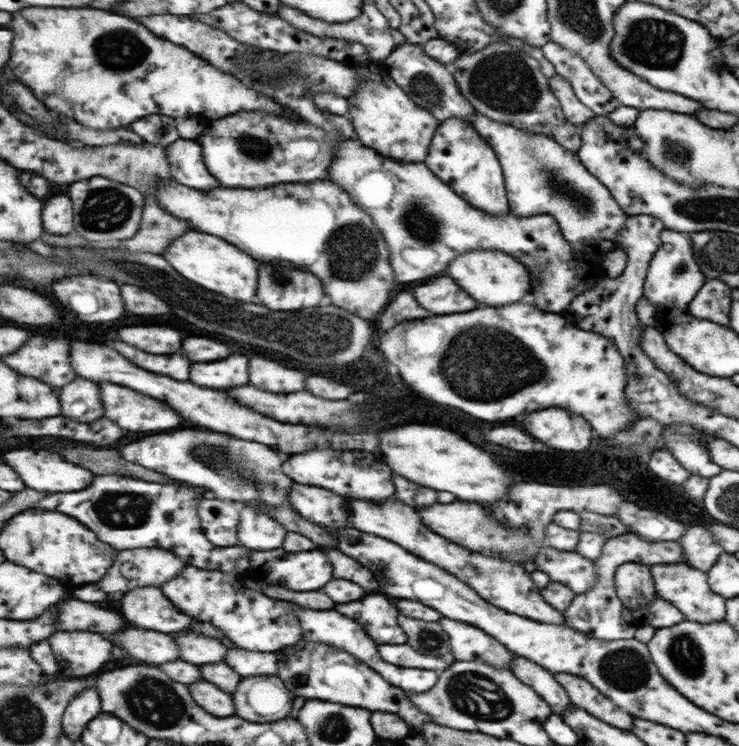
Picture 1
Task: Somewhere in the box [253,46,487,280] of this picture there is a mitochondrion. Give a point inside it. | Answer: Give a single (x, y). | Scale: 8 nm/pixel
(424, 81)

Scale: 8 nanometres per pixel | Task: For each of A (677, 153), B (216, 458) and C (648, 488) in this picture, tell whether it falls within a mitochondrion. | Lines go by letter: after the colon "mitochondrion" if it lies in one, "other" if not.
A: mitochondrion
B: mitochondrion
C: other

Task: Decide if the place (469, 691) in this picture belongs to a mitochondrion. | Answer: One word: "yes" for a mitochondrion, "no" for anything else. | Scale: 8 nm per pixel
yes

